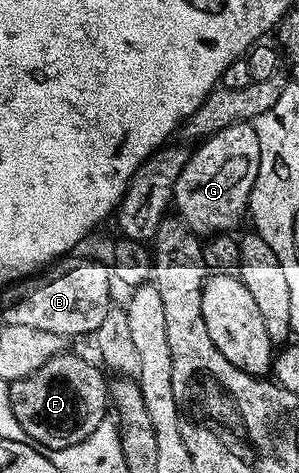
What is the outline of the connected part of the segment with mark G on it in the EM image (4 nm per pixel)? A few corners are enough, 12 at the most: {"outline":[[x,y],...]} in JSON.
{"outline":[[250,122],[202,139],[173,191],[200,236],[234,231],[261,144]]}

